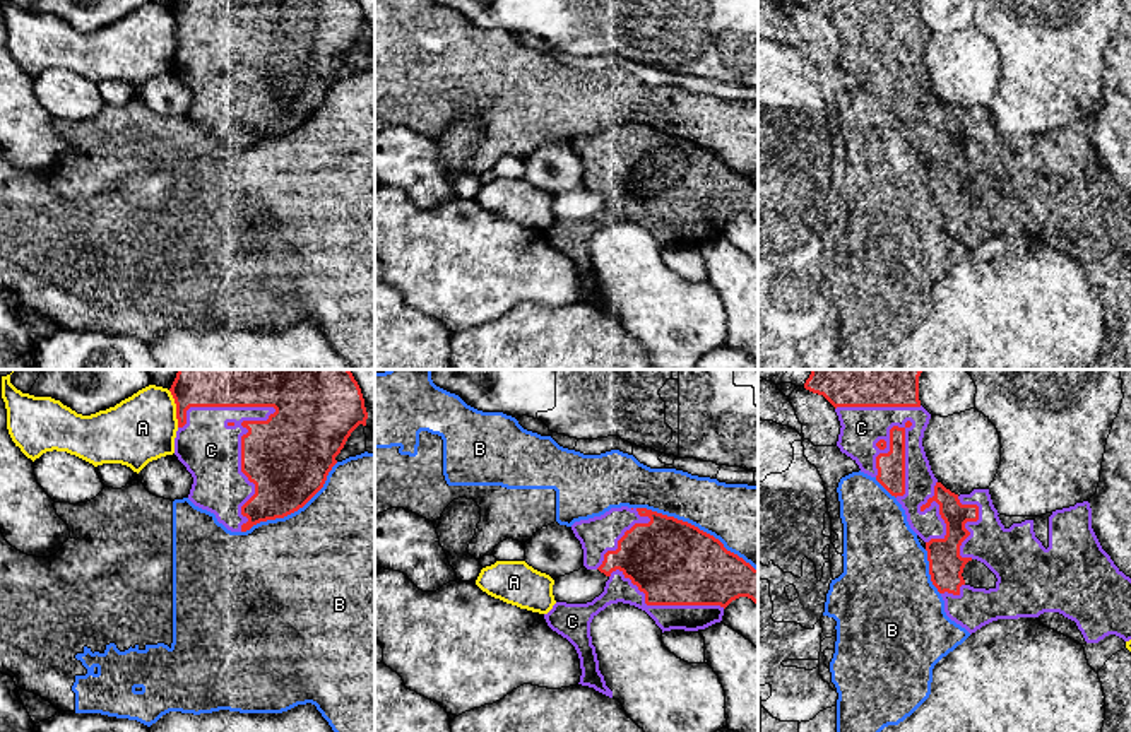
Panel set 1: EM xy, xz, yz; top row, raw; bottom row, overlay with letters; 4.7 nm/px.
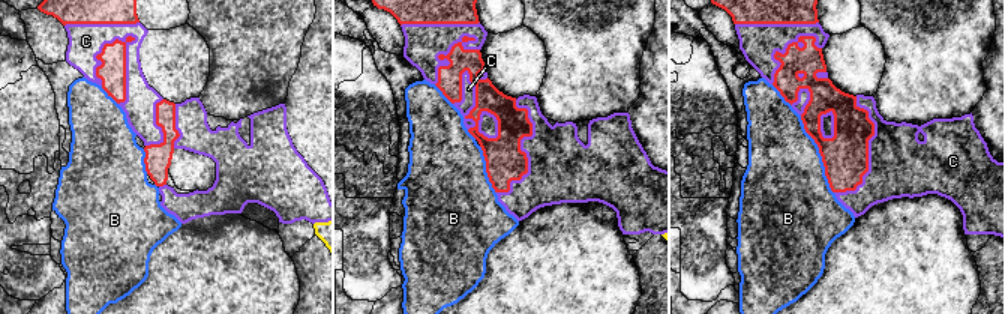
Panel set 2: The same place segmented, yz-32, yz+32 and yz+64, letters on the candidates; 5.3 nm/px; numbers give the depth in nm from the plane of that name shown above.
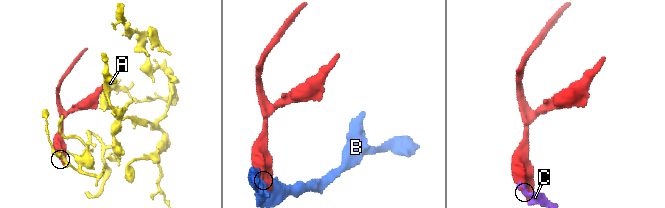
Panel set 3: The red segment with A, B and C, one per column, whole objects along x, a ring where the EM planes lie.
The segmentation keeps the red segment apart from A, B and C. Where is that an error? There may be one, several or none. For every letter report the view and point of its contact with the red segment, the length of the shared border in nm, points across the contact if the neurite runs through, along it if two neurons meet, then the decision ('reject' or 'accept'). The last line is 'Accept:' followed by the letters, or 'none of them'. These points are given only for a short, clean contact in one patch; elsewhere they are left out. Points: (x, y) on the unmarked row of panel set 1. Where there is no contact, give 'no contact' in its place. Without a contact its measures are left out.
A: contact xy (177, 26); length 180 nm; reject
B: contact xz (697, 144); length 650 nm; reject
C: contact xy (247, 38); length 650 nm; accept
Accept: C

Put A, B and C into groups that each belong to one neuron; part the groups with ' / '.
A / B / C

